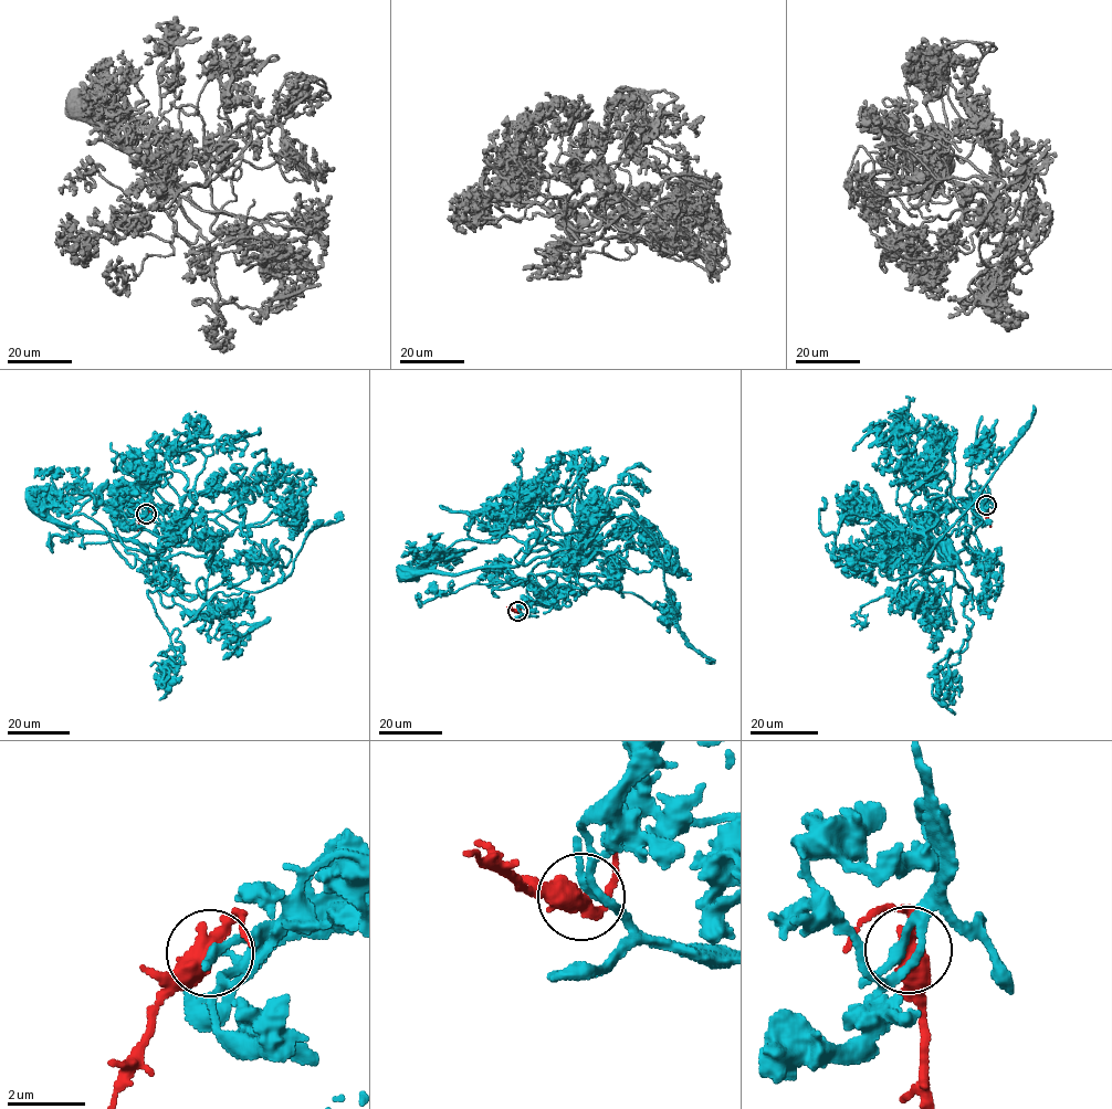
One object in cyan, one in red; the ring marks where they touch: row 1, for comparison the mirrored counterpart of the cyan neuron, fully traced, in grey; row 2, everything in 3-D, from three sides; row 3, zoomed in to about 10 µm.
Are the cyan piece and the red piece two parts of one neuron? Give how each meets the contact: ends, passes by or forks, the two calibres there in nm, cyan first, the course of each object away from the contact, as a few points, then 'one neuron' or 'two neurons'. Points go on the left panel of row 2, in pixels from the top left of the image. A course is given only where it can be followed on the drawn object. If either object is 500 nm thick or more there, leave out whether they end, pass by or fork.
cyan passes by | red passes by | 200/480 nm | cyan via (147, 514), (160, 525), (186, 528), (184, 540), (167, 542), (164, 569), (146, 546), (60, 525), (38, 500) | red via (146, 514), (138, 530) | two neurons

